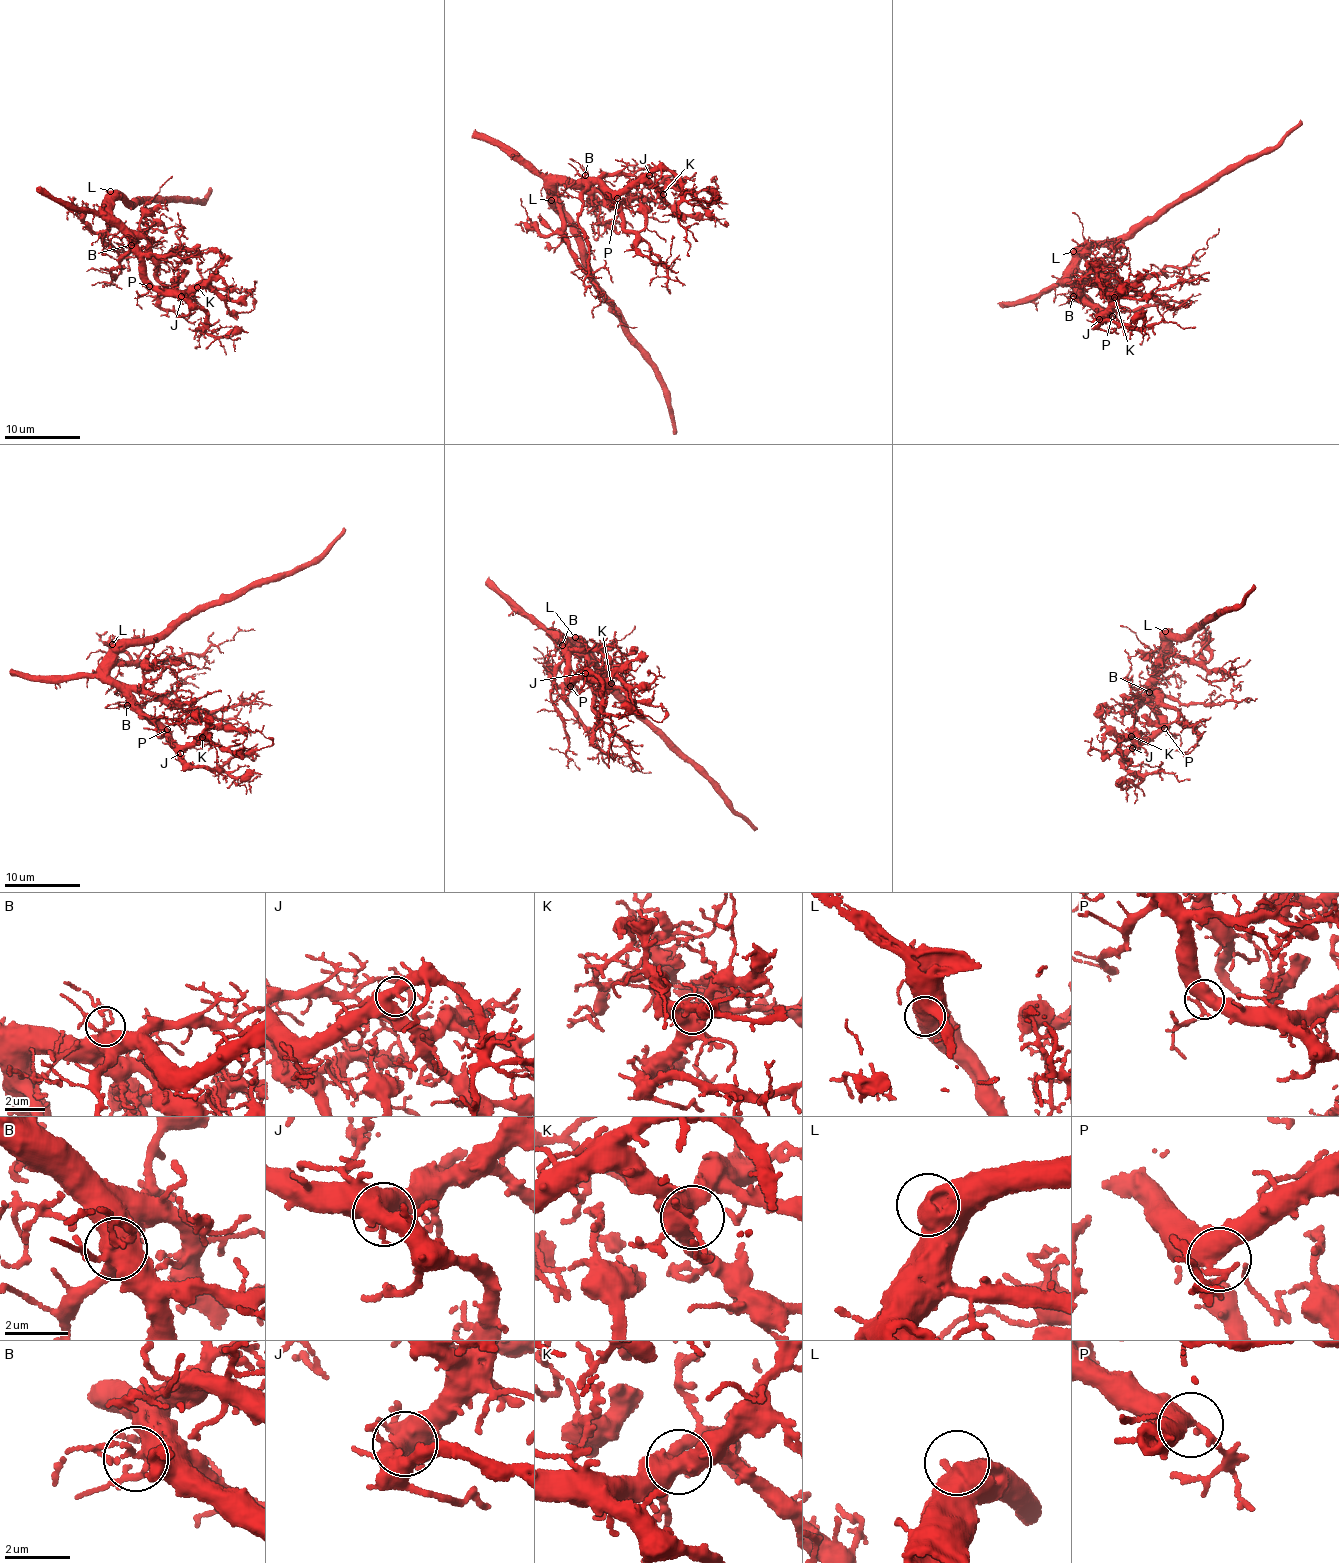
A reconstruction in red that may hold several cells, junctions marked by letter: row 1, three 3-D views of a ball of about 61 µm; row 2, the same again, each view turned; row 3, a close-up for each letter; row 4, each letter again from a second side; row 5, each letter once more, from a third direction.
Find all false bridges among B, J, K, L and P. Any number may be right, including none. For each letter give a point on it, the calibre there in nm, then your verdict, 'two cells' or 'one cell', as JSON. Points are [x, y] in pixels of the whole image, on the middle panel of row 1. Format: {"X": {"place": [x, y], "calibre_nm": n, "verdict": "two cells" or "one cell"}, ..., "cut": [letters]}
{"B": {"place": [585, 175], "calibre_nm": 360, "verdict": "one cell"}, "J": {"place": [649, 175], "calibre_nm": 550, "verdict": "one cell"}, "K": {"place": [663, 194], "calibre_nm": 550, "verdict": "one cell"}, "L": {"place": [551, 200], "calibre_nm": 800, "verdict": "one cell"}, "P": {"place": [617, 198], "calibre_nm": 420, "verdict": "one cell"}, "cut": []}

